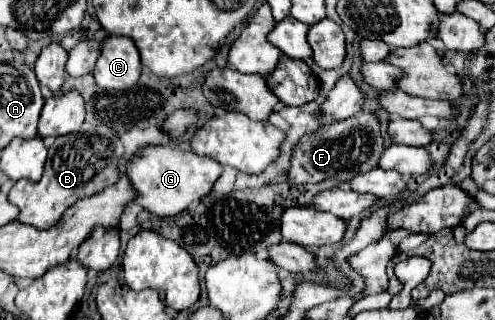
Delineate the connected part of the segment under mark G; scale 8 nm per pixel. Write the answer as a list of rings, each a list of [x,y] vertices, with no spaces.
[[[148,146],[136,150],[124,162],[124,174],[136,190],[136,202],[156,216],[176,216],[192,202],[210,194],[212,184],[222,174],[222,166],[206,156],[194,152],[182,152],[172,146]]]

